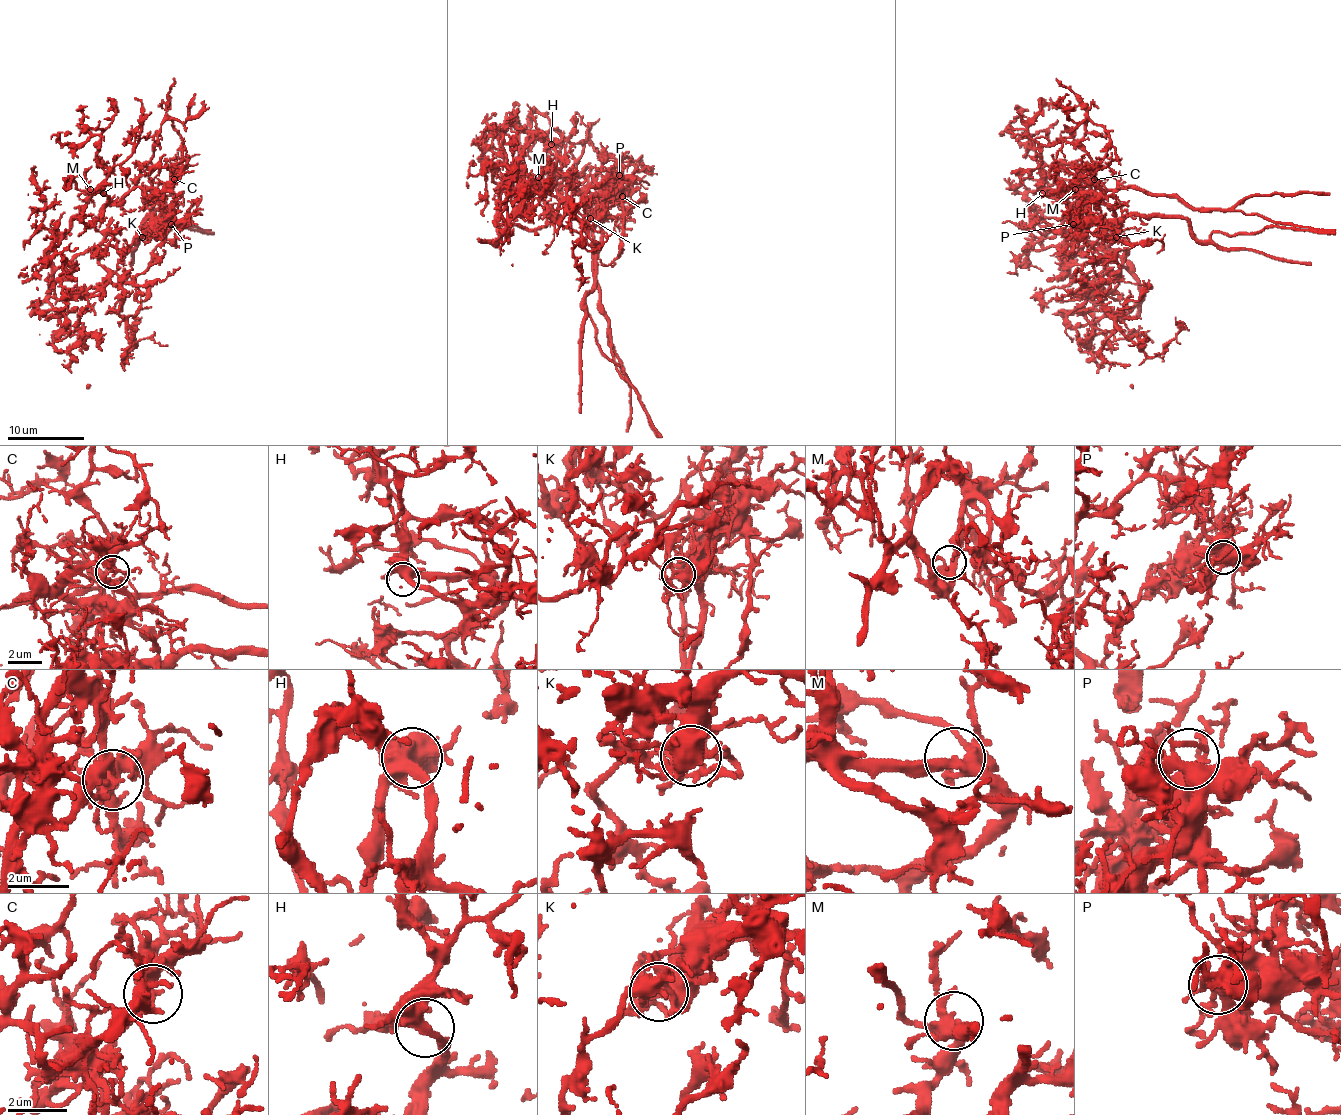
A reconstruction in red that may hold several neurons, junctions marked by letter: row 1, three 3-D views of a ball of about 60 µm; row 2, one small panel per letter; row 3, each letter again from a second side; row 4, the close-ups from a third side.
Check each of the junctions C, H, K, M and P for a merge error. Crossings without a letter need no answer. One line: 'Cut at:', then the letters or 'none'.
Cut at: C, K

